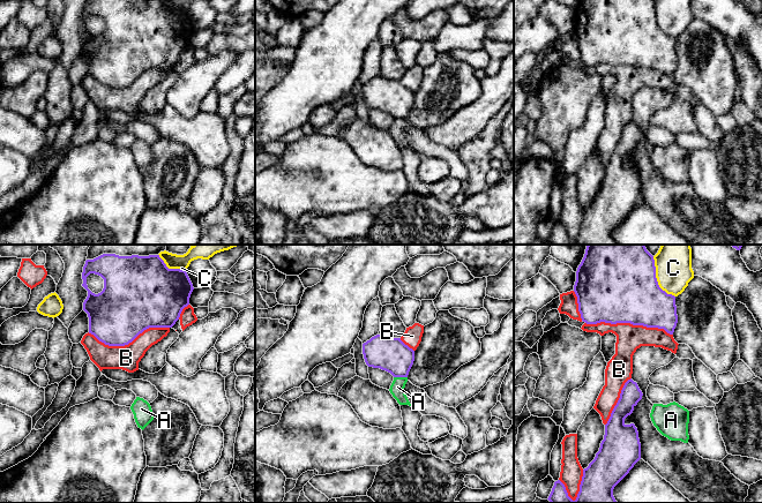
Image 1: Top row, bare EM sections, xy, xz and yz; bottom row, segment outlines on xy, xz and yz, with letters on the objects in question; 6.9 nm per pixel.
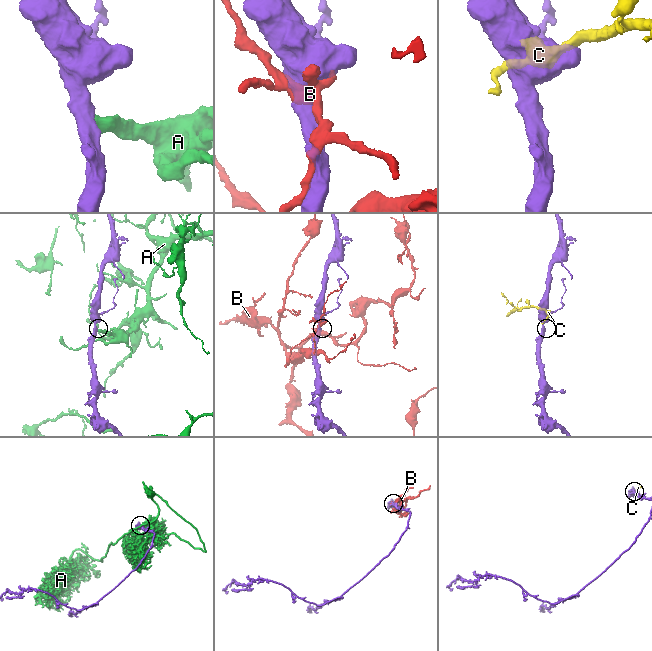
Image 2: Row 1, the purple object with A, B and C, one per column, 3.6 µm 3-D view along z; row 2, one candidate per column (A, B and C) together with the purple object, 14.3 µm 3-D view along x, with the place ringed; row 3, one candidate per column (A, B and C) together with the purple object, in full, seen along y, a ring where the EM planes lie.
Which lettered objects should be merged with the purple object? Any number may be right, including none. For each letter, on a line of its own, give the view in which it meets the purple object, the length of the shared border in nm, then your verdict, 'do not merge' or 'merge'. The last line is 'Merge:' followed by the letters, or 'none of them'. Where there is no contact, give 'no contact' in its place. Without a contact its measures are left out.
A: meets purple in xz; contact 100 nm long; do not merge
B: meets purple in yz; contact 600 nm long; do not merge
C: meets purple in yz; contact 320 nm long; do not merge
Merge: none of them

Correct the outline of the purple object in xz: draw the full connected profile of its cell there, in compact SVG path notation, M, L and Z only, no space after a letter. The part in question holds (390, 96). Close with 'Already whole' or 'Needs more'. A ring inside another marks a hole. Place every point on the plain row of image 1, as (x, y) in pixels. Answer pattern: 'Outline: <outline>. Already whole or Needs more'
Outline: M381 76L363 85L363 96L368 108L386 112L394 119L408 119L414 103L414 92L401 80Z. Already whole

